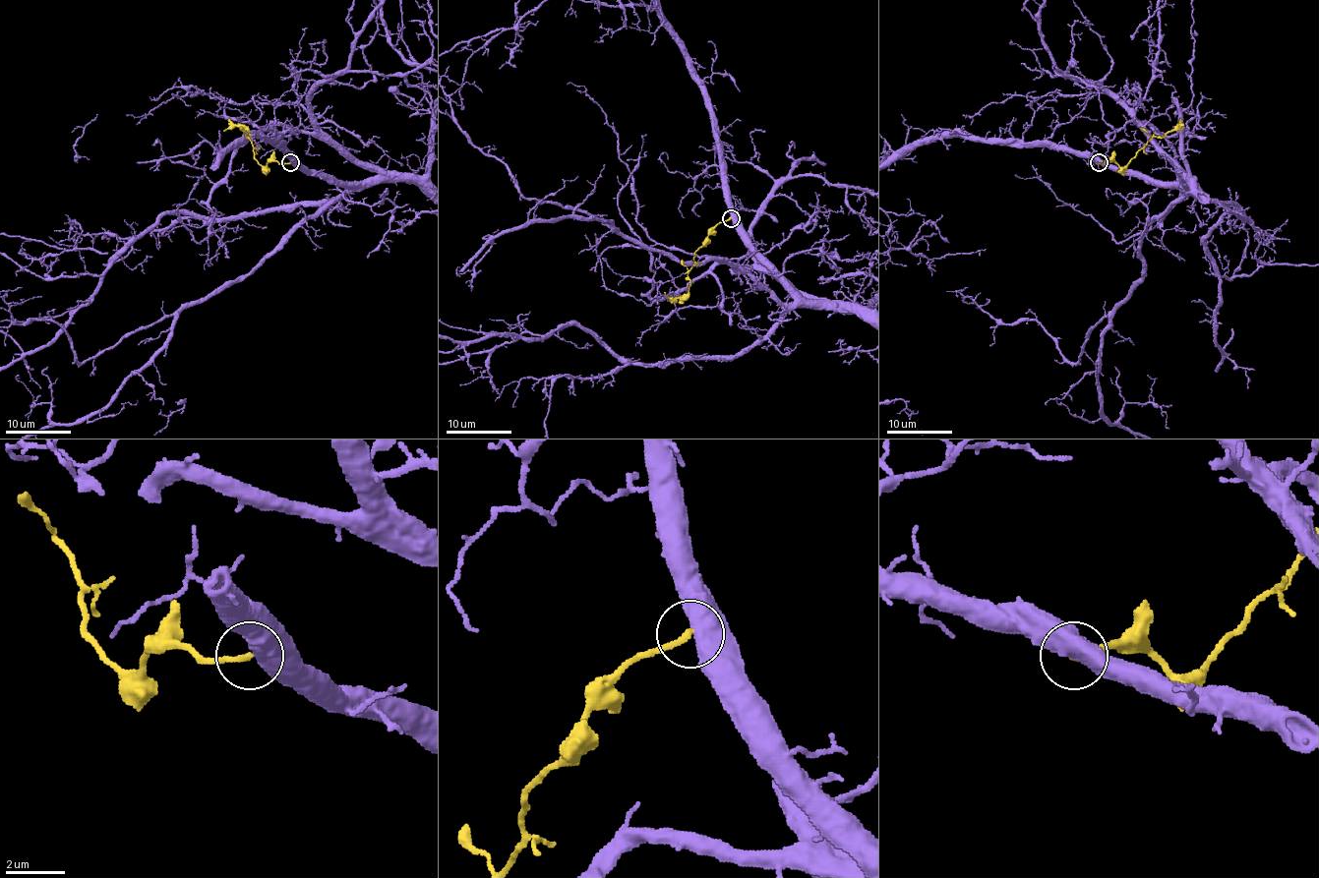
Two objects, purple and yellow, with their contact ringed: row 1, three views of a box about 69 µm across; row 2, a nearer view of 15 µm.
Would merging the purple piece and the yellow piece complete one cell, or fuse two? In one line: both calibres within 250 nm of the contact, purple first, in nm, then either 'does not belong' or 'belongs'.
750 nm thick on the purple side, 200 nm on the other; does not belong

